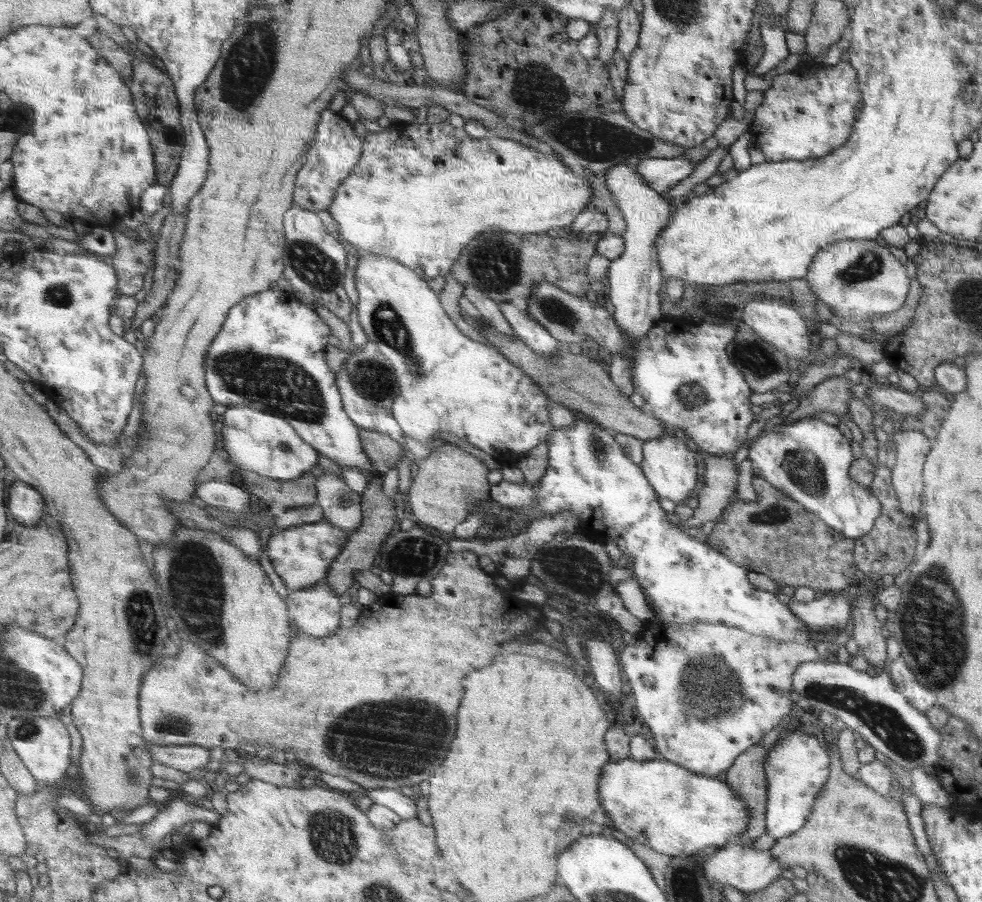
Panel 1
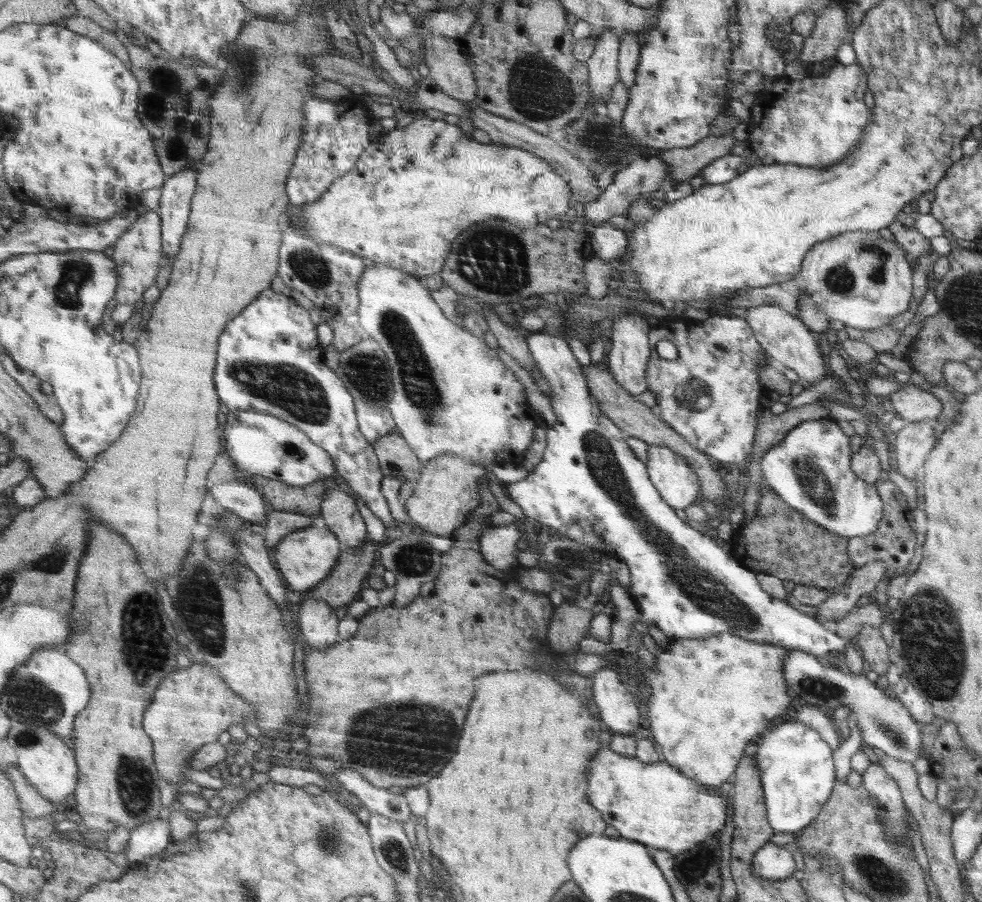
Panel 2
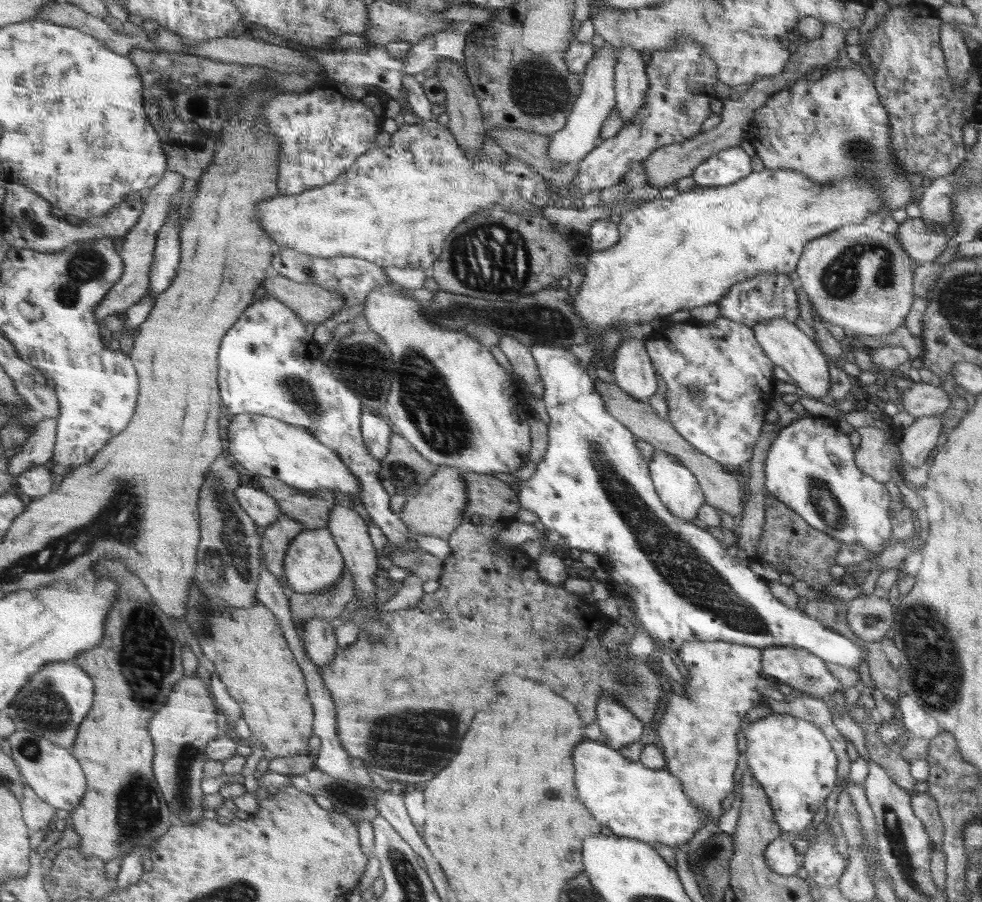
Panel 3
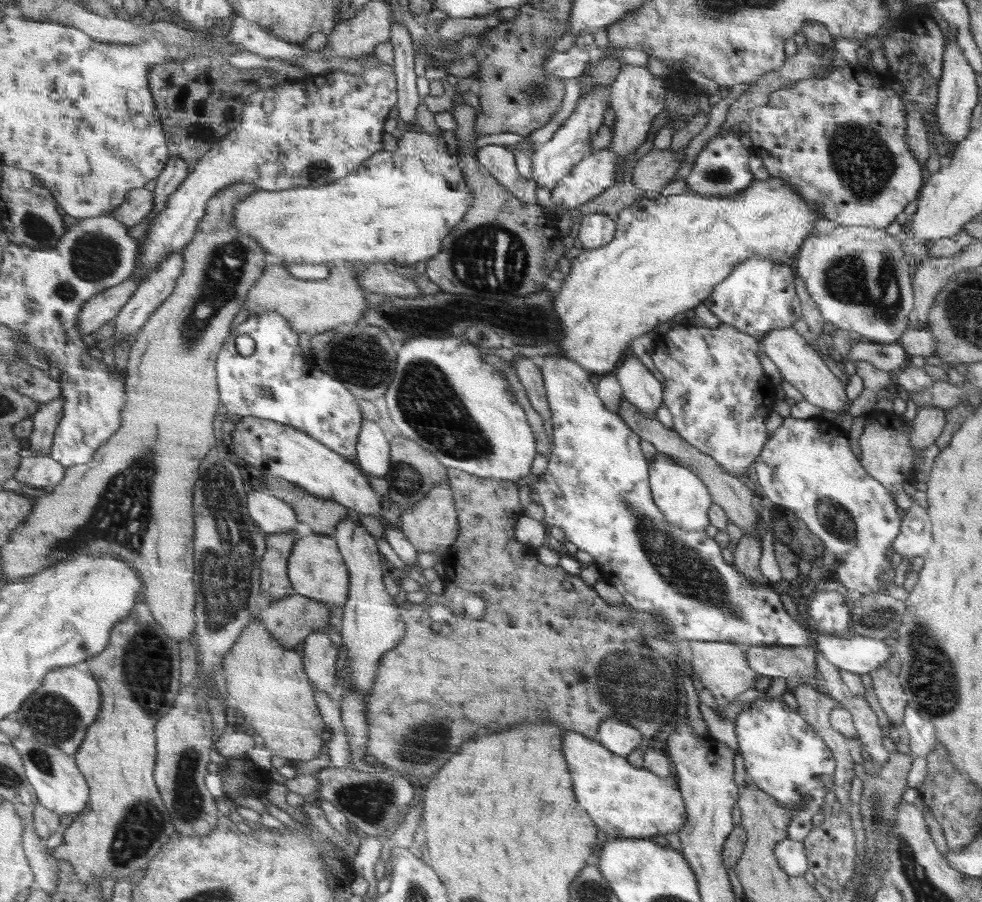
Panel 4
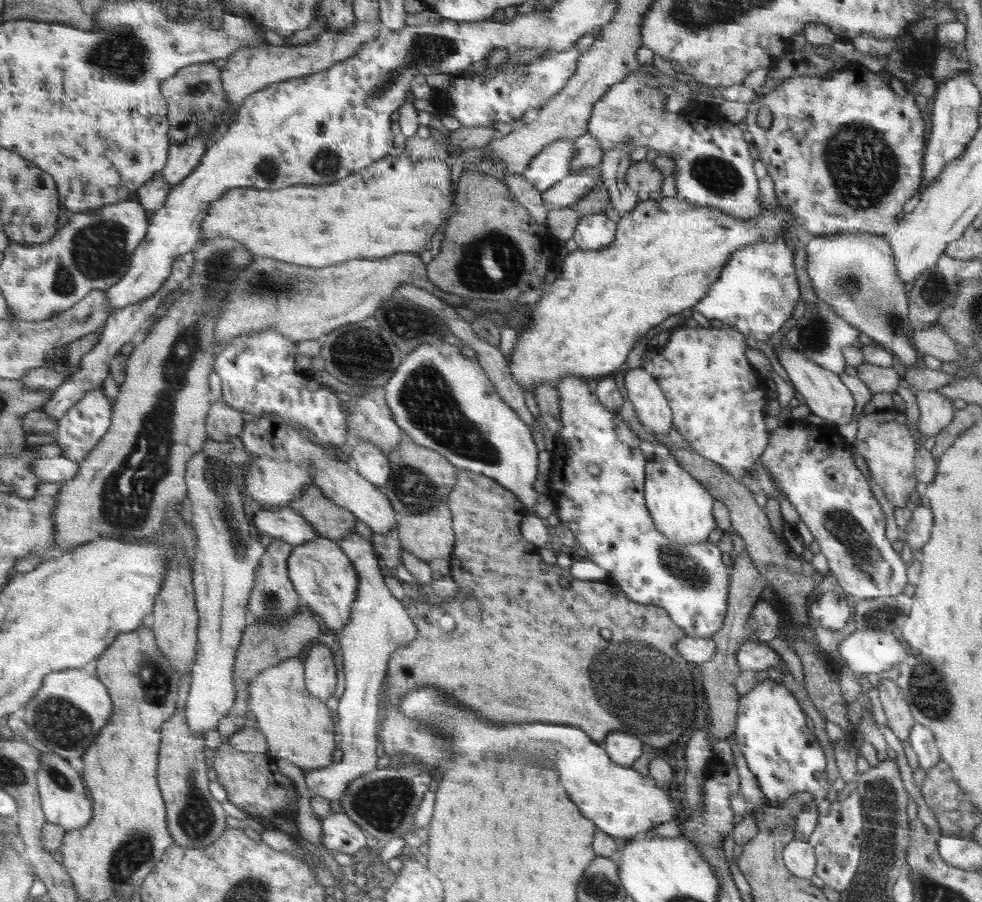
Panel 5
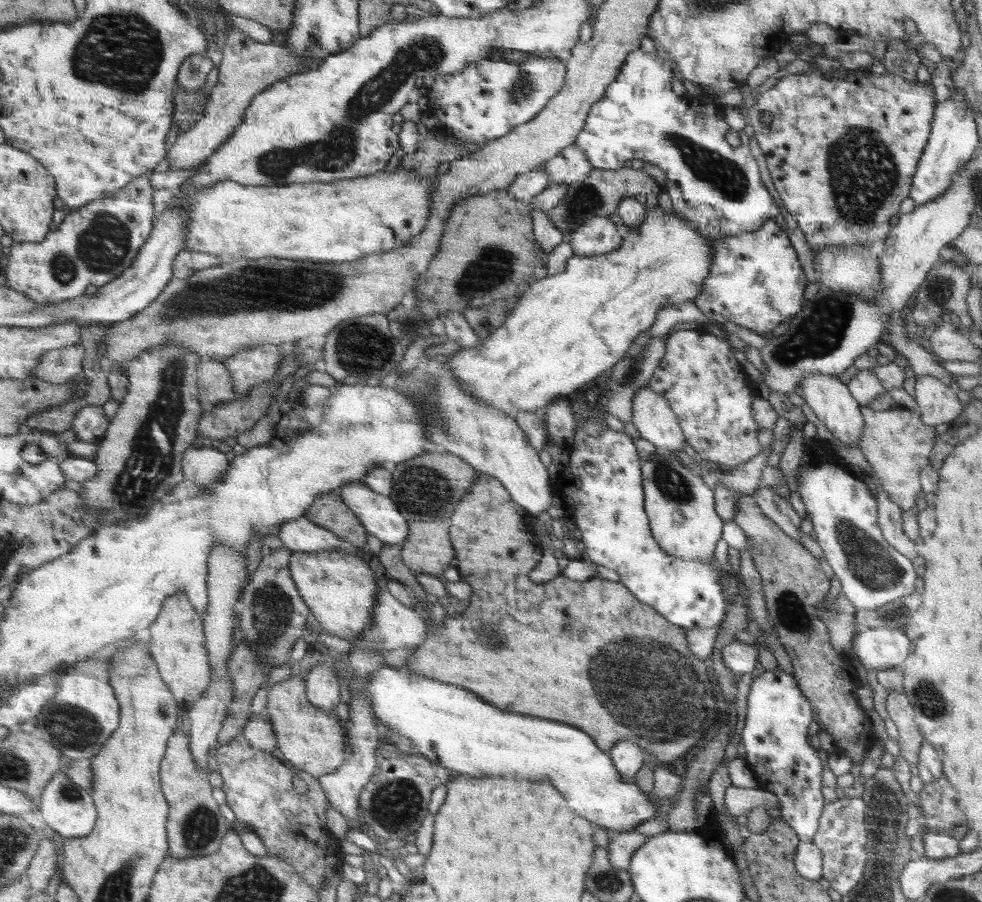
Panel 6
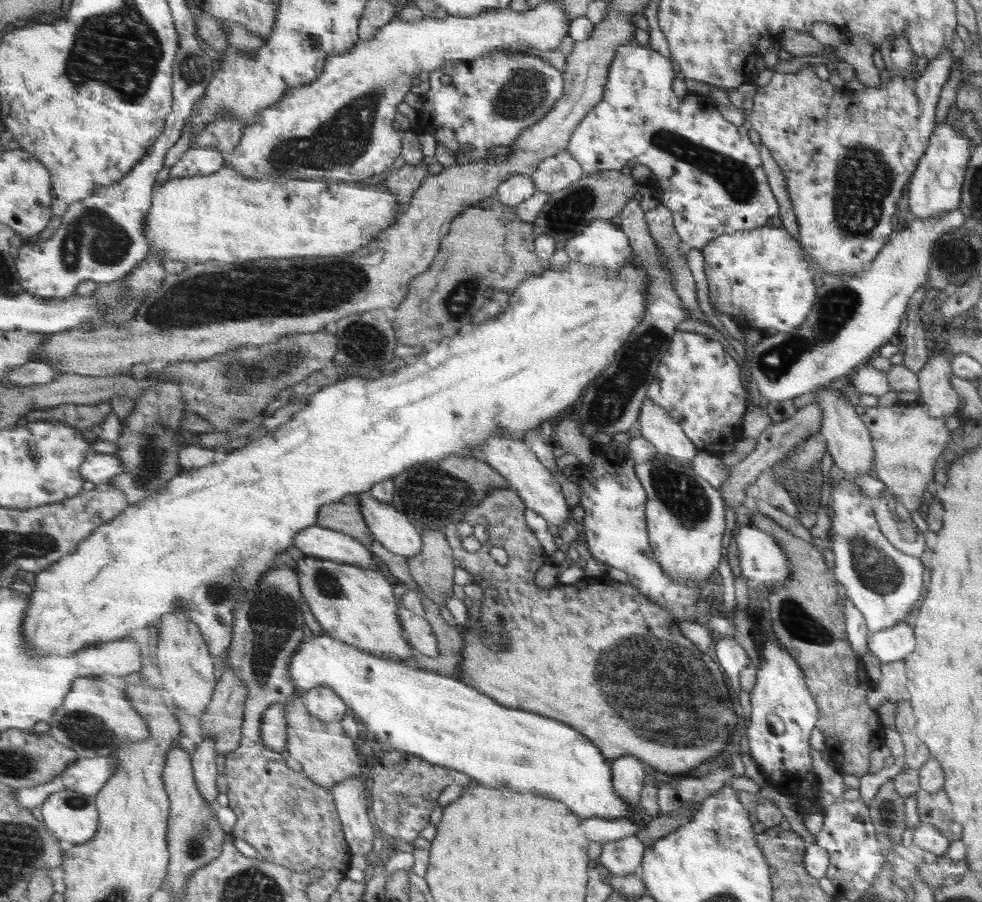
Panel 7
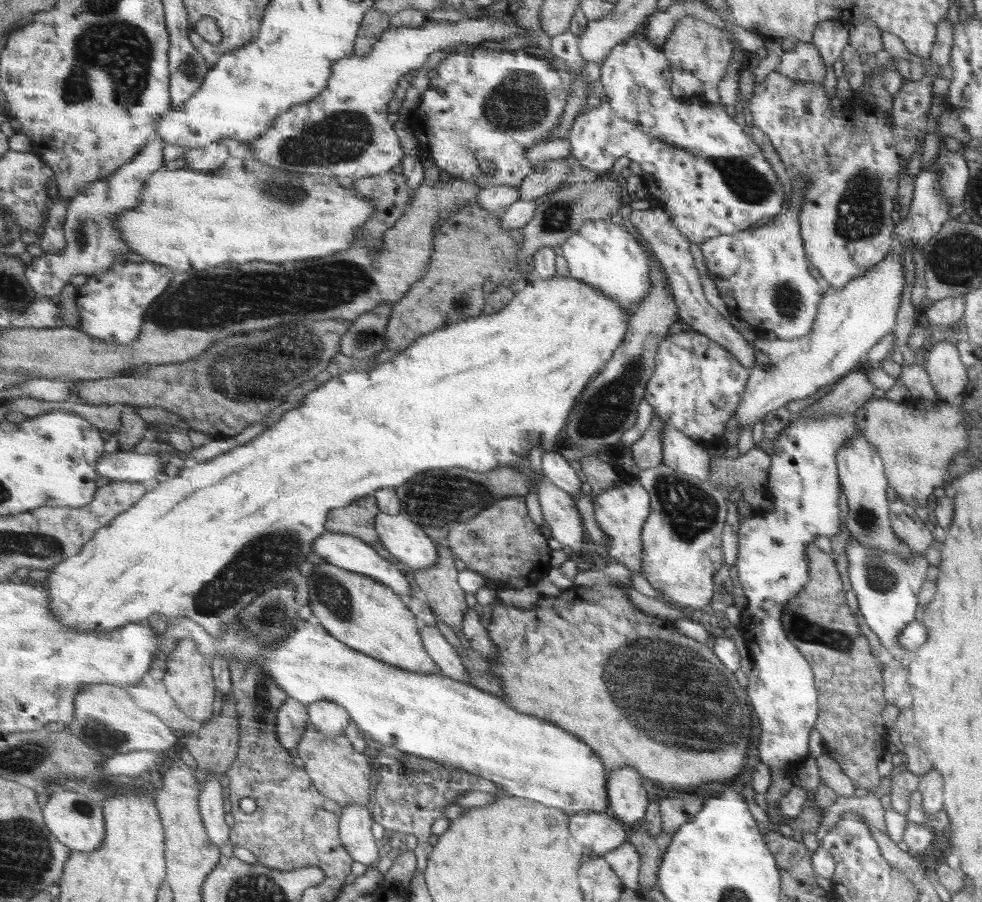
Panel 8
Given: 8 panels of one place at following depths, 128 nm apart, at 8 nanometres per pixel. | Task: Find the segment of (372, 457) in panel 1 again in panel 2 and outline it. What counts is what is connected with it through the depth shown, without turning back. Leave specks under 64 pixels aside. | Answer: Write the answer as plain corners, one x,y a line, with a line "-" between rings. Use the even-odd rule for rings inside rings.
397,431
377,438
372,445
385,476
396,478
401,484
406,480
415,483
419,479
424,464

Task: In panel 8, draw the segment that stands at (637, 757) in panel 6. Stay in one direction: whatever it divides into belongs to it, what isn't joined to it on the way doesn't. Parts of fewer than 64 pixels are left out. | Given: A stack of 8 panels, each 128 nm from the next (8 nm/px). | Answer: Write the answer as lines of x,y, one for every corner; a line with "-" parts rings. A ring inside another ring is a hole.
626,765
608,773
609,807
613,816
624,825
637,826
649,803
639,772

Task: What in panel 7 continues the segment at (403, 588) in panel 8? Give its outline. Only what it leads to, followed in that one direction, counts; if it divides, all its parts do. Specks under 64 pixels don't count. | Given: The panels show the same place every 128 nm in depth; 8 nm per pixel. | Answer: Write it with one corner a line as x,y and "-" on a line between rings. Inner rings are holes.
310,526
298,532
293,545
307,556
330,559
339,563
348,563
360,568
379,571
372,561
372,552
358,540
342,532

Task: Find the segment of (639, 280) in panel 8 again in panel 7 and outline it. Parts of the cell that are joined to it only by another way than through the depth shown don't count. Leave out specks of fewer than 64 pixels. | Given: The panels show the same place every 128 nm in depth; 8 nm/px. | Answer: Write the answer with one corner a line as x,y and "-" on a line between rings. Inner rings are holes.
594,220
574,234
562,246
570,262
580,262
618,274
621,266
633,255
632,245
625,231
610,220

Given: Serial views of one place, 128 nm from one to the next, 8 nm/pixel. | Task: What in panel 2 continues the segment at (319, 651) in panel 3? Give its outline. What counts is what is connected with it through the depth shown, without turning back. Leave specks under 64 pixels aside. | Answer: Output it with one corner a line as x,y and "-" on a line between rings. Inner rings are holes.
302,600
298,610
299,632
305,646
325,649
338,640
336,612
322,600

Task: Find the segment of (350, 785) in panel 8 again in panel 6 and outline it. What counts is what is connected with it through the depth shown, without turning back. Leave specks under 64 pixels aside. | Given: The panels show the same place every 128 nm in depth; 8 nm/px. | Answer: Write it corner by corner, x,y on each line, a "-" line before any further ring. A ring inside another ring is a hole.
290,675
288,680
270,685
267,692
266,710
269,721
276,733
276,751
284,760
291,762
296,769
303,770
318,778
338,770
344,762
344,730
340,728
337,714
323,711
310,701
304,694
304,680
298,675

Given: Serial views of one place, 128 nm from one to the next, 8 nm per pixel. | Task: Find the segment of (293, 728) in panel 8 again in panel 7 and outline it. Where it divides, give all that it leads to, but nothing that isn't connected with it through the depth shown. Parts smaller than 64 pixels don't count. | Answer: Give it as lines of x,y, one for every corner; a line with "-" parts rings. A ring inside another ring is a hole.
285,701
274,703
264,712
262,725
262,744
276,752
285,752
288,727
285,721

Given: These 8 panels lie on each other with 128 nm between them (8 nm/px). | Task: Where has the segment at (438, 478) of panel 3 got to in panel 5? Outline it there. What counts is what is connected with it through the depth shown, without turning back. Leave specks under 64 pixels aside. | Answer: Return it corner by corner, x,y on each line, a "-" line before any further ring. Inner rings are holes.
447,503
434,505
423,514
400,517
398,534
403,550
427,563
435,558
448,560
456,546

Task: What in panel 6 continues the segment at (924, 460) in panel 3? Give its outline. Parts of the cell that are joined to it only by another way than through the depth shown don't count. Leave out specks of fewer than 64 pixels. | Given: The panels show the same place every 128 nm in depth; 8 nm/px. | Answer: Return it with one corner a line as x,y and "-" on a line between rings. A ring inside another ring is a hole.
926,374
921,376
916,379
914,388
917,410
922,413
922,420
928,426
935,427
937,424
952,423
964,410
965,406
956,396
956,390
934,376

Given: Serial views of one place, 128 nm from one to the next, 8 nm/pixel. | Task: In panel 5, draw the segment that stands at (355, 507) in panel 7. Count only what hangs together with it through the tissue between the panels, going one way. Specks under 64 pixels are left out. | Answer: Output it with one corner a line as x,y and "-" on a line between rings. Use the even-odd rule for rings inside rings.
313,485
306,486
302,493
300,499
294,499
289,507
308,521
320,537
340,542
350,533
356,533
358,520
348,509
334,504

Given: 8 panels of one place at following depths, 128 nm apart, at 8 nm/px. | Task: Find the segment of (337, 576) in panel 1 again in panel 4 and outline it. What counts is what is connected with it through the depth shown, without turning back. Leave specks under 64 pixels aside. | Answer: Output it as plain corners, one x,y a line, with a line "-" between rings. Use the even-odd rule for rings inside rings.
298,594
272,602
255,616
271,635
286,648
294,648
315,631
325,630
330,620
330,607

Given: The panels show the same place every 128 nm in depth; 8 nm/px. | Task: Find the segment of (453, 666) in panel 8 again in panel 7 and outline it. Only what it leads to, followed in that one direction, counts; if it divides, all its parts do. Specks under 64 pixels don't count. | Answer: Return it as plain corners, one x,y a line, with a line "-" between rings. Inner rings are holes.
401,607
398,611
398,620
401,620
403,636
406,637
411,648
431,657
440,654
437,637
433,633
433,625
424,616
416,615
411,610

